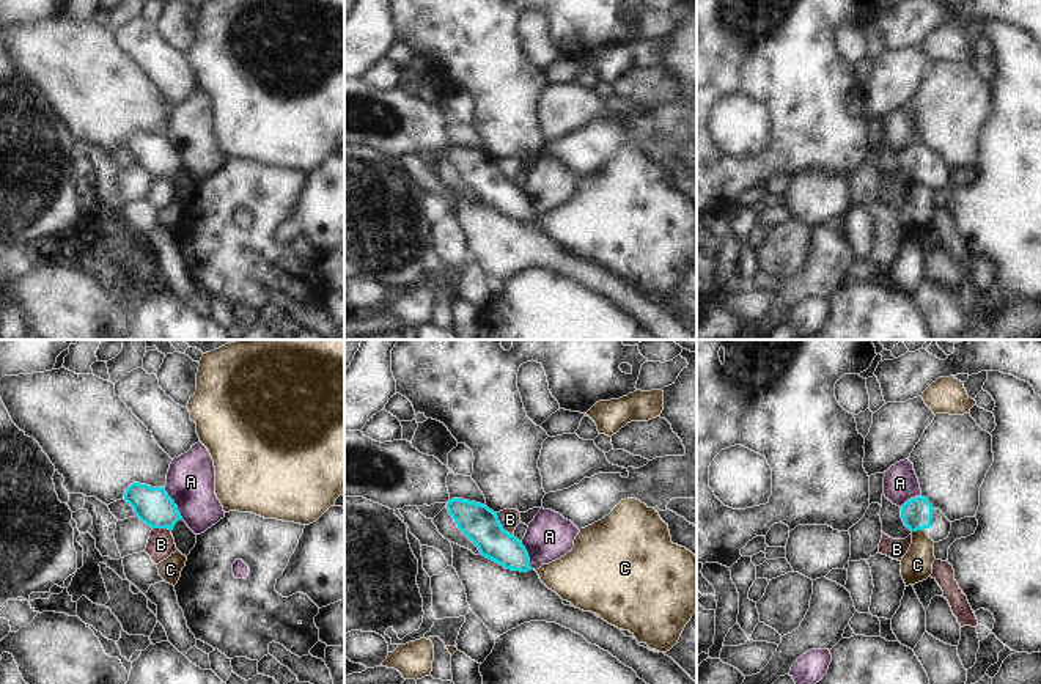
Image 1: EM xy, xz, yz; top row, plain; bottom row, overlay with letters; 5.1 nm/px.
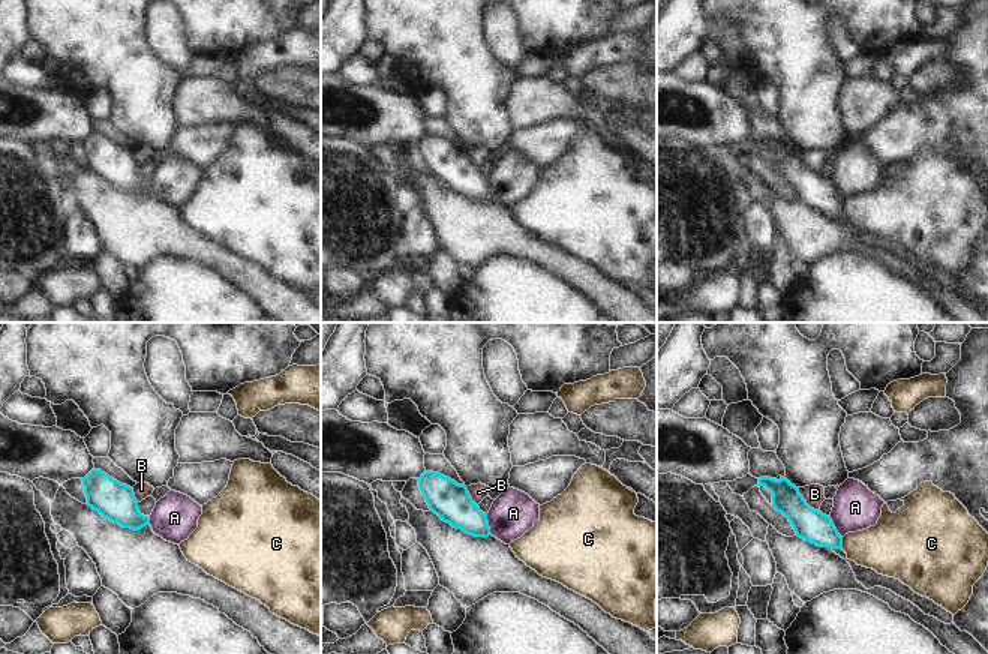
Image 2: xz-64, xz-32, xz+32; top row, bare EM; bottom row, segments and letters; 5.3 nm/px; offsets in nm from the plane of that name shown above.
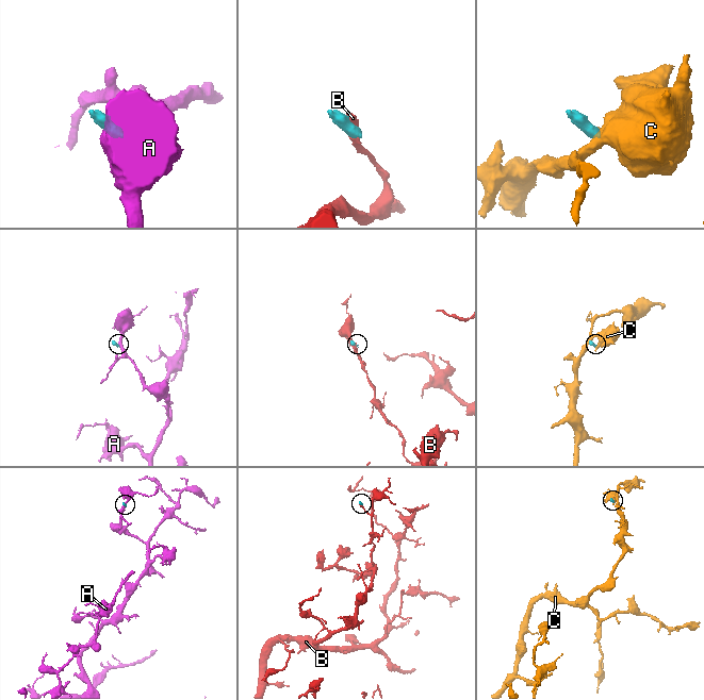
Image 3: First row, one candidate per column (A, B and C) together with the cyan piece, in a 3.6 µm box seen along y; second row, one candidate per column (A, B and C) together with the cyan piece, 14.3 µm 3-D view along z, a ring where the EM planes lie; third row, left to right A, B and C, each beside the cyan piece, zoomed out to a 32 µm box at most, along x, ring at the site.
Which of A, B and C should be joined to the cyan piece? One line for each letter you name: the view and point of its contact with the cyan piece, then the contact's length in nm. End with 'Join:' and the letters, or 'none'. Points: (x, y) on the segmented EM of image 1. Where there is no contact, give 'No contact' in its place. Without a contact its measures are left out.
Join: none

